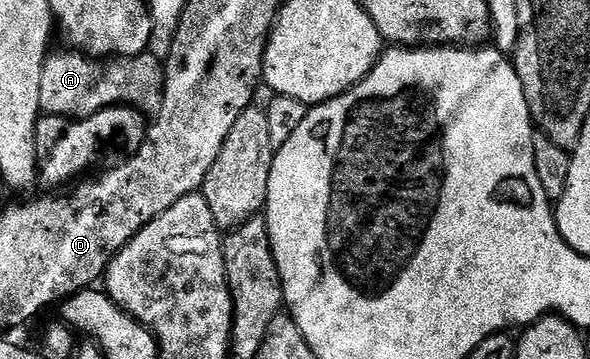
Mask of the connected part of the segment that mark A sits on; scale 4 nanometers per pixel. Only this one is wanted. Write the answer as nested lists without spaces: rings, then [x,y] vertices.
[[[71,49],[64,52],[64,55],[48,54],[45,61],[45,69],[41,73],[42,114],[84,119],[106,107],[136,107],[144,113],[154,113],[161,109],[164,60],[150,53],[92,57]]]

